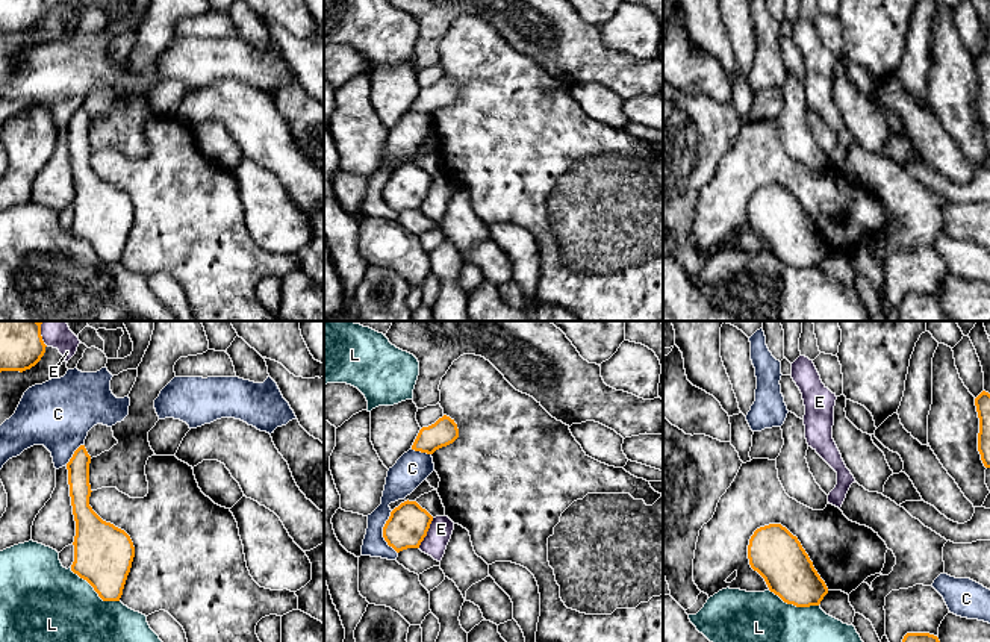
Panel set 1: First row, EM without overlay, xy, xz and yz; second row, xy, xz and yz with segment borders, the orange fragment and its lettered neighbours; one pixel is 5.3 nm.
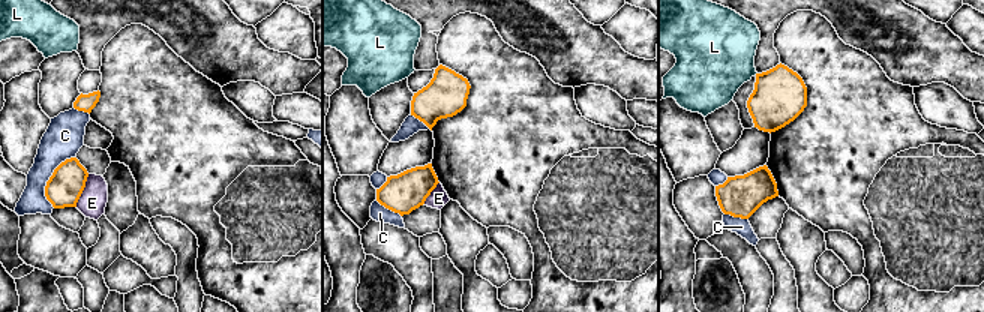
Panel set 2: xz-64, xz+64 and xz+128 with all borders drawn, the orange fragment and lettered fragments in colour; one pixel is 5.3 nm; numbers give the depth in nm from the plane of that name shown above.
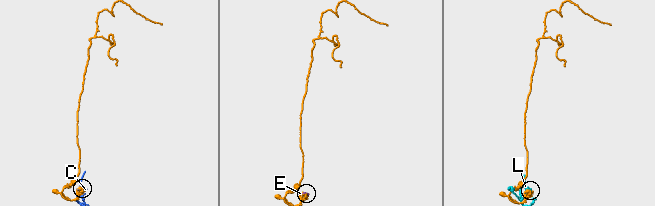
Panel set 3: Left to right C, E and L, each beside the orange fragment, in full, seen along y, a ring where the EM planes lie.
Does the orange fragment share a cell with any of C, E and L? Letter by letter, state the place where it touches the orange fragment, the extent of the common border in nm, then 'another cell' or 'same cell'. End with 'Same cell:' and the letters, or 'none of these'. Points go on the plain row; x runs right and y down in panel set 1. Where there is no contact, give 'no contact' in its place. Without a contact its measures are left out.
C: meets orange in xz at (383, 193); contact 240 nm long; another cell
E: meets orange in xz at (426, 194); contact 180 nm long; another cell
L: meets orange in xy at (94, 250); contact 320 nm long; another cell
Same cell: none of these

